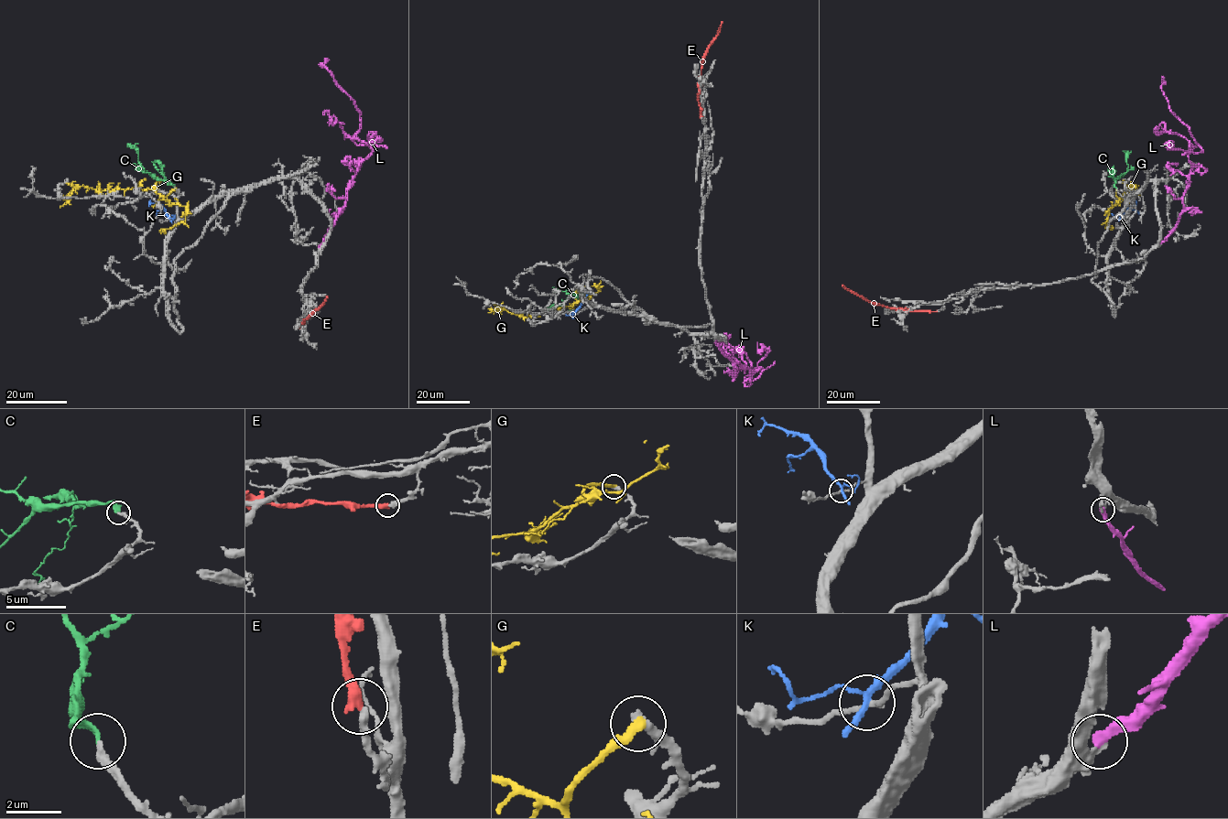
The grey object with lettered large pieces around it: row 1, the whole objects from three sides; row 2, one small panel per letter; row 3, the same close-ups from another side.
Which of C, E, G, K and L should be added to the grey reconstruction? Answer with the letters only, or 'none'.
C

